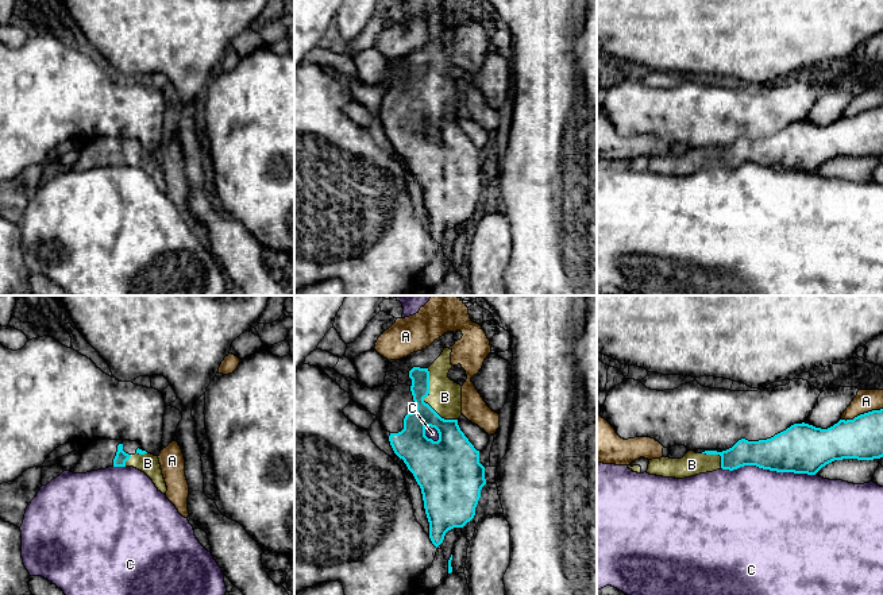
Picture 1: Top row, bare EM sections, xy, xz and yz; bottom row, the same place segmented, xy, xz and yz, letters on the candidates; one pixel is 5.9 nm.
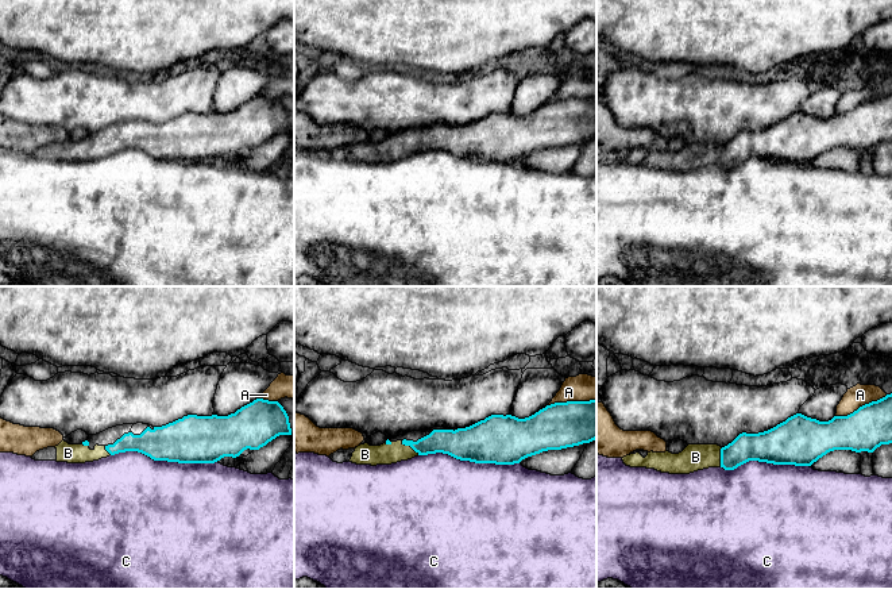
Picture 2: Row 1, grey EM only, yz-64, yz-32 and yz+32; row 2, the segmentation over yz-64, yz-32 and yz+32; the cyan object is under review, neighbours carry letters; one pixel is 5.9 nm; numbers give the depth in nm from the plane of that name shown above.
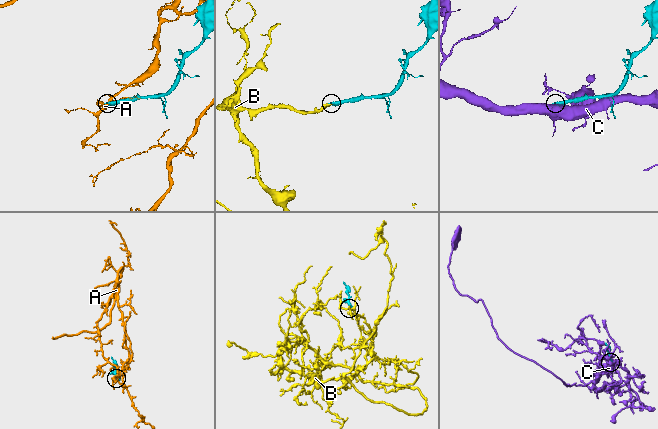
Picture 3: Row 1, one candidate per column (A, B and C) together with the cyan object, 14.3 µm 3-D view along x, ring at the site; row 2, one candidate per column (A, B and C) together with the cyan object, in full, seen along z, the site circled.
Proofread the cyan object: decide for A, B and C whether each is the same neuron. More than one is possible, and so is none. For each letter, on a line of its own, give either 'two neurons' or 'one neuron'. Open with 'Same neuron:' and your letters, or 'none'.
Same neuron: B
A: two neurons
B: one neuron
C: two neurons

